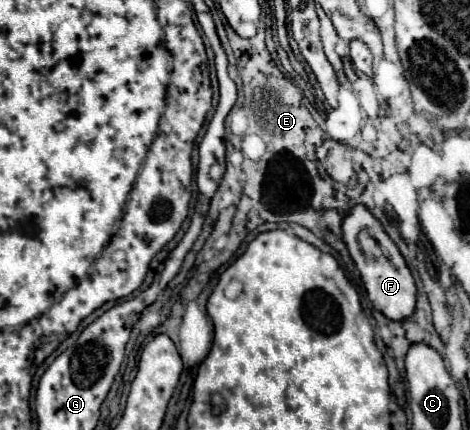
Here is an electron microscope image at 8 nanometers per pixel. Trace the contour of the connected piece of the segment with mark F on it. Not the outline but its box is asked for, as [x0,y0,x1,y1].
[342,205,416,321]

